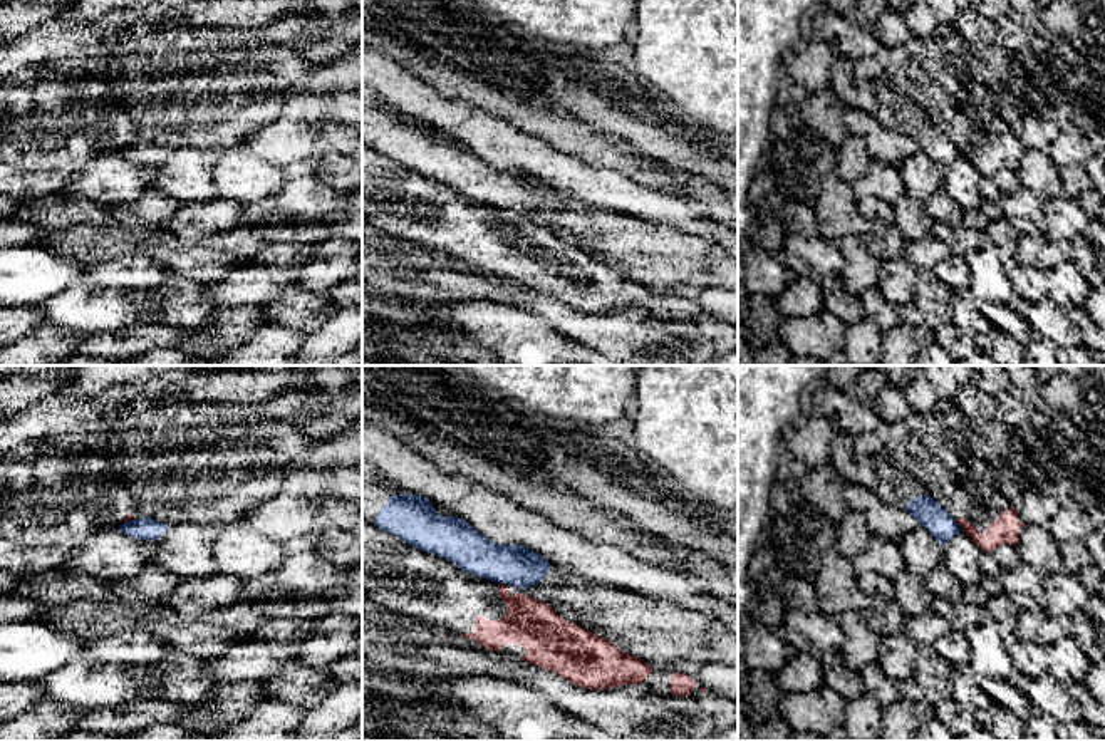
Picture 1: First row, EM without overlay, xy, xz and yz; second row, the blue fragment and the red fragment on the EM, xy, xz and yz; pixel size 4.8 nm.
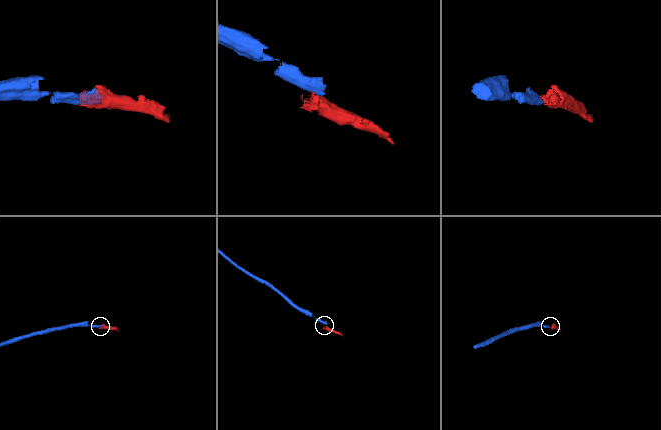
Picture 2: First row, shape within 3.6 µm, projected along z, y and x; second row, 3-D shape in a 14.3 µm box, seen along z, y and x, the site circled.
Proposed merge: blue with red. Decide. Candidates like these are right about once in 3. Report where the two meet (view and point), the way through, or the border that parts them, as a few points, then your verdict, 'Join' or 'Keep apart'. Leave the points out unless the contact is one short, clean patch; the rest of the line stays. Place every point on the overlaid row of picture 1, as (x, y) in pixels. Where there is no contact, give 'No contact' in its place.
Touches blue at xz (503, 584). Boundary: xz (500, 582), (507, 585). Keep apart

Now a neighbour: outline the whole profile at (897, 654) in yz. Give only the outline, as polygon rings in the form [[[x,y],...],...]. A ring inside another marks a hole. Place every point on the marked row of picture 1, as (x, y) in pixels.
[[[889,634],[879,637],[877,664],[887,677],[902,682],[914,674],[919,645],[905,634]]]

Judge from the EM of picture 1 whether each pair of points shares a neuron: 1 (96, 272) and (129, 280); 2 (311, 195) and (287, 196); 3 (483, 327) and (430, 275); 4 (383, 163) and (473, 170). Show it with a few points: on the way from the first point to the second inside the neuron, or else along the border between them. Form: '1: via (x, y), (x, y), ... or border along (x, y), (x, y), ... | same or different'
1: via (104, 274), (121, 274) | same
2: via (306, 196), (292, 196) | same
3: border along (456, 299), (495, 302) | different
4: via (404, 161), (451, 163) | same

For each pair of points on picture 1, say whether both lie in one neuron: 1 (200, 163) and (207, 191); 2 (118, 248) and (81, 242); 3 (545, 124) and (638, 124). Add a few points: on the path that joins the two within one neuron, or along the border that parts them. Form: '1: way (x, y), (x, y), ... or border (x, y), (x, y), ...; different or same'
1: way (200, 170), (200, 185); same
2: way (109, 248), (89, 248); same
3: border (557, 109), (589, 124), (596, 131), (622, 139); different

